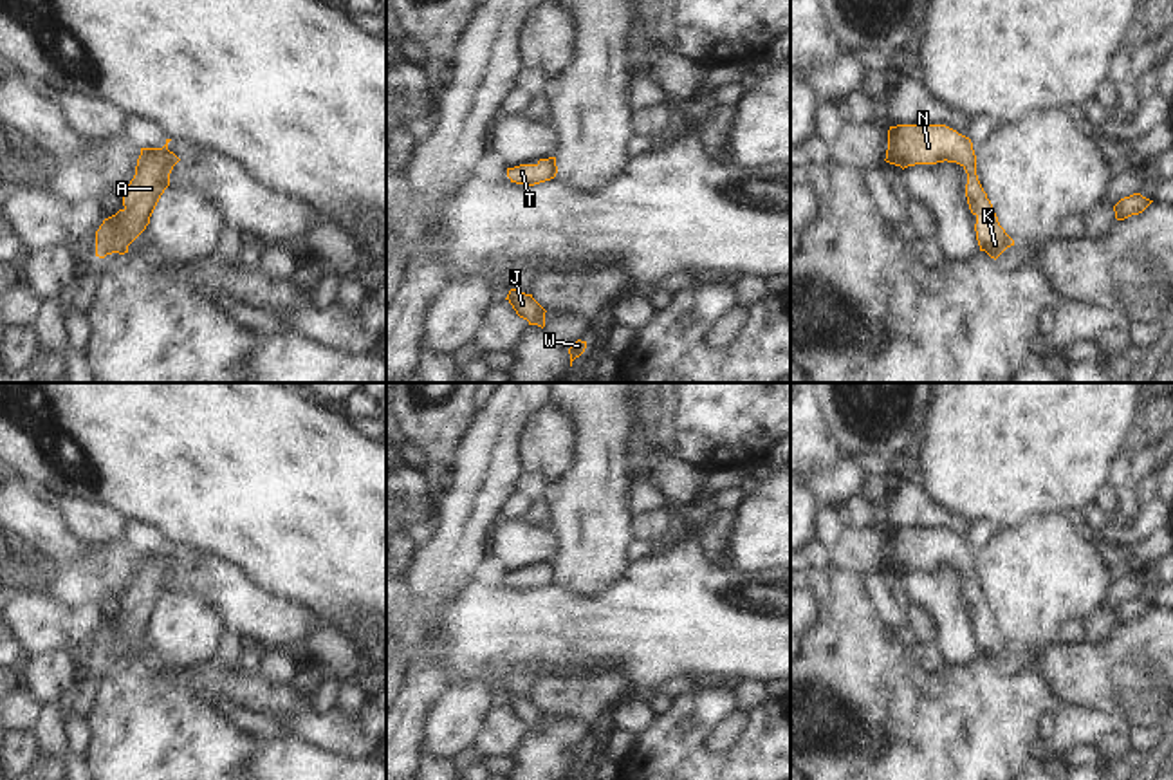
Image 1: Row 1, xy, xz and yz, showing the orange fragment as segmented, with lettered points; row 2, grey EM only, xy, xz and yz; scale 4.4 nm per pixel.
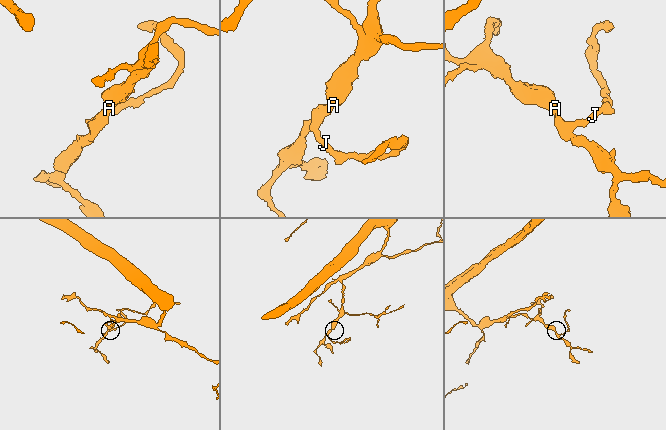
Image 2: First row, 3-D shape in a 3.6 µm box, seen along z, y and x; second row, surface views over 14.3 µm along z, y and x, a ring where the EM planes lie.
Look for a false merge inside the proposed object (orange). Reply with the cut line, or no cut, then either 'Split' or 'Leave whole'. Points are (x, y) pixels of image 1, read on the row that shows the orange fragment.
No split. Leave whole.

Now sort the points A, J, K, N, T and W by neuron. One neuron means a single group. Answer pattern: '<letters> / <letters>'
A J K N T W

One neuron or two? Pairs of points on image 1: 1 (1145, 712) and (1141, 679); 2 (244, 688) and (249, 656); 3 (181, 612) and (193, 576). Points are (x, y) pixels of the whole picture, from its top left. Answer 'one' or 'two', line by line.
1: one
2: two
3: two

